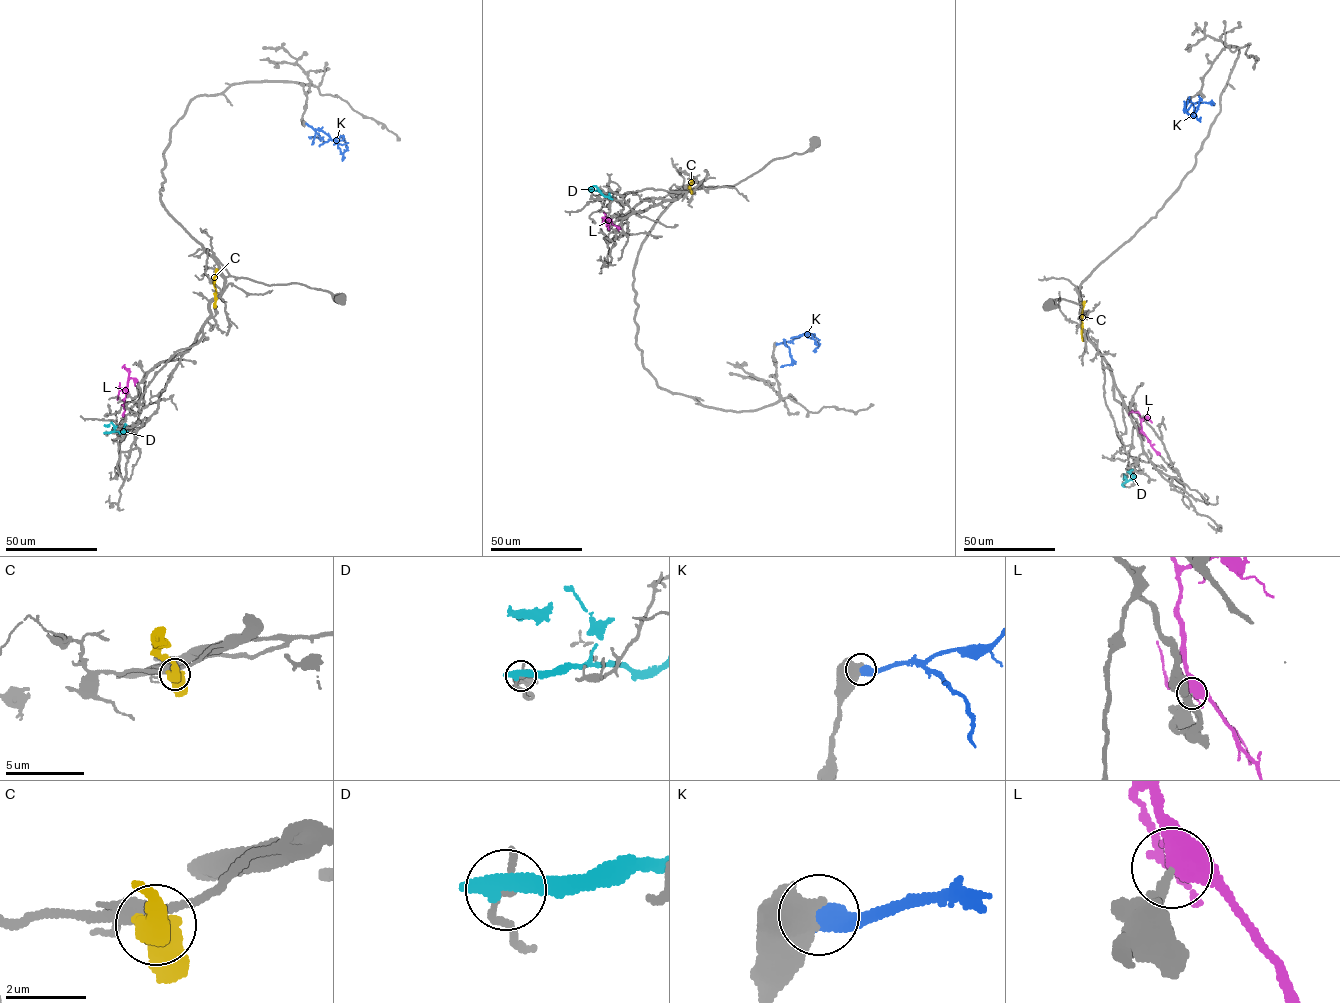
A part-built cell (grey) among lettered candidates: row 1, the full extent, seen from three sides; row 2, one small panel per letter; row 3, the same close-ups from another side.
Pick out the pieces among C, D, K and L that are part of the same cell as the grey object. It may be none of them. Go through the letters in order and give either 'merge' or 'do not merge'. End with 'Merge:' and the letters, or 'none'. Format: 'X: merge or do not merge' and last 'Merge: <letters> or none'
C: do not merge
D: do not merge
K: do not merge
L: merge
Merge: L

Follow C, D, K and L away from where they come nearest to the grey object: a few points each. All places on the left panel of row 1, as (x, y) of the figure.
C: (216, 270), (214, 307)
D: (106, 433), (121, 432), (126, 425)
K: (306, 123), (329, 136), (342, 154), (346, 149), (343, 134)
L: (127, 392), (129, 370), (122, 368)

